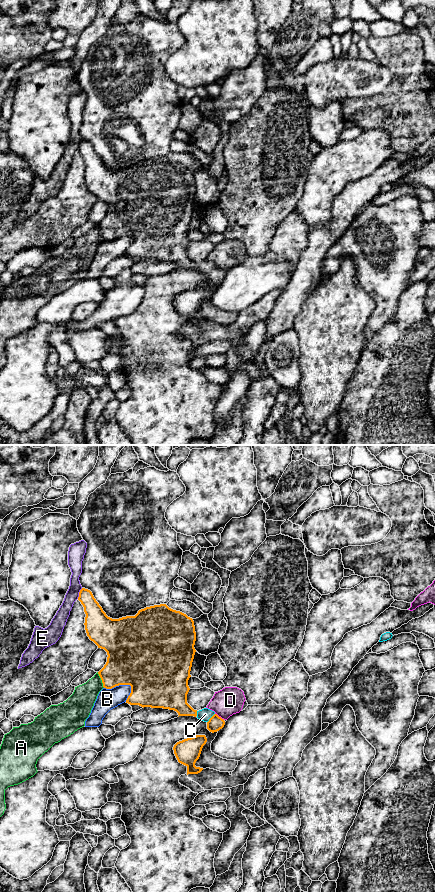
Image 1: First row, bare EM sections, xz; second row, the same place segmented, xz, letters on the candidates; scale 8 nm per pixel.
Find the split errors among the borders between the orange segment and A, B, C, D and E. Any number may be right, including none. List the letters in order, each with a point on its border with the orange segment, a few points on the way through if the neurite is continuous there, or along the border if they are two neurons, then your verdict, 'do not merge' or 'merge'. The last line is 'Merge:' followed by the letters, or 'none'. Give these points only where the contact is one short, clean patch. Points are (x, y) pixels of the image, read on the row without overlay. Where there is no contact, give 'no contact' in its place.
A: meets orange in xz at (101, 231); do not merge
B: meets orange in xz at (120, 236); do not merge
C: meets orange in xz at (210, 270); runs through xz (215, 275), (210, 270), (205, 266); merge
D: meets orange in xz at (220, 269); do not merge
E: meets orange in xz at (79, 145); do not merge
Merge: C

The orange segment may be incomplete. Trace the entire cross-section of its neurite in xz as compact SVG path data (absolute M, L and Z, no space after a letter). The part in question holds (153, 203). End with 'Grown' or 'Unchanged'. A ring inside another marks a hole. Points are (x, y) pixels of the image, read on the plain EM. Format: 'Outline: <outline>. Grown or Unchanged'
Outline: M82 140L78 152L86 166L84 177L87 188L108 207L106 216L98 224L104 240L130 237L131 245L126 252L130 257L169 261L176 263L179 268L197 269L207 275L207 281L212 285L224 279L224 271L214 263L208 260L197 263L187 255L190 242L188 232L196 204L192 170L166 156L160 156L141 161L135 168L112 171L106 167L90 142Z. Grown

